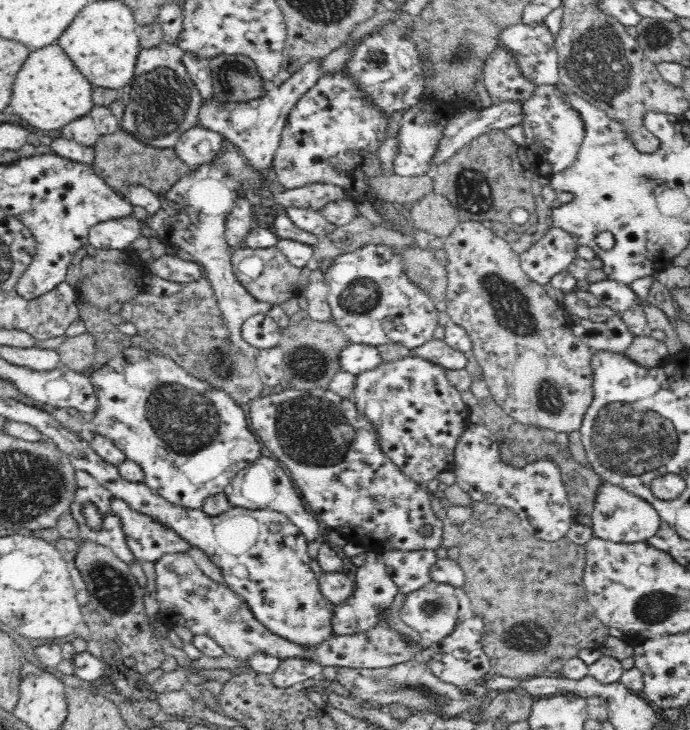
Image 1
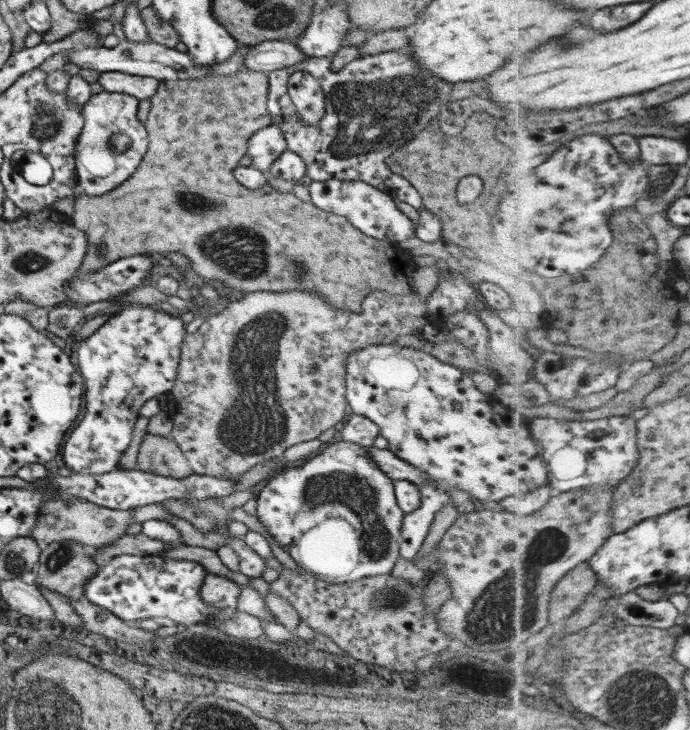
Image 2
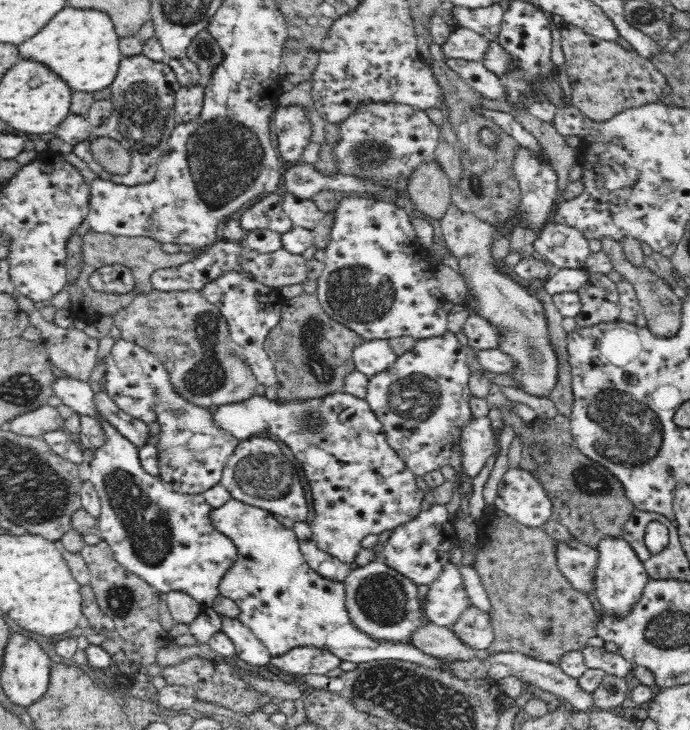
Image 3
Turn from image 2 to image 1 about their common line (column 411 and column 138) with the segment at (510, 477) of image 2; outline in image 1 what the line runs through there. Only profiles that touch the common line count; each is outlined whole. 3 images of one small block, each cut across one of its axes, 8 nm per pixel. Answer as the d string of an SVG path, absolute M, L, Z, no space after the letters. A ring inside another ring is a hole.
M129 347L119 352L107 367L103 367L102 369L96 367L96 370L90 374L89 379L93 386L93 394L96 396L98 404L95 413L93 414L92 421L85 427L95 436L102 435L108 438L108 440L111 440L112 444L118 447L120 452L124 453L126 460L137 463L144 473L143 483L154 494L161 496L172 506L180 506L192 510L202 509L203 502L206 498L224 493L225 489L228 488L230 481L240 473L241 470L250 467L266 453L265 451L262 452L264 446L260 446L260 442L256 440L256 436L254 436L252 430L248 428L246 412L244 412L239 403L232 399L226 391L217 389L210 385L208 381L196 378L194 375L184 372L184 370L182 370L174 360L170 360L170 358L160 358L160 356L154 356L154 354L150 354L150 352L142 350L139 347ZM118 498L110 504L112 515L122 519L126 539L138 561L157 561L164 554L187 553L190 542L180 537L168 525L148 514L124 505Z

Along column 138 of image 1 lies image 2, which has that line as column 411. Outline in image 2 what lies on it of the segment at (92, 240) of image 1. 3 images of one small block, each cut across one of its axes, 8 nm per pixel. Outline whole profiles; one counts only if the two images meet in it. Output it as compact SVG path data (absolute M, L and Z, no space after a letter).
M329 179L321 184L309 183L308 188L311 204L326 213L346 218L353 228L365 236L387 240L394 244L415 235L413 223L401 213L389 195L373 188L363 181Z

